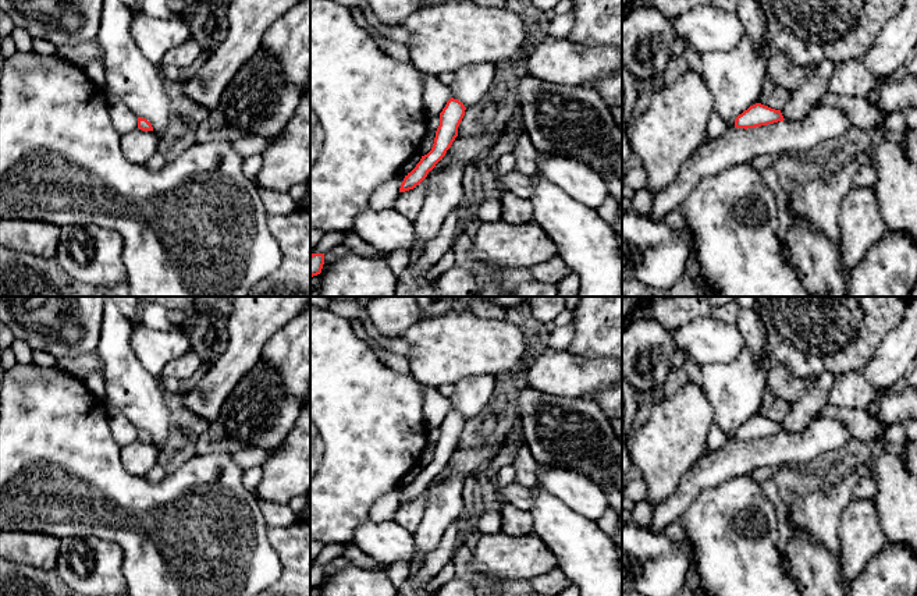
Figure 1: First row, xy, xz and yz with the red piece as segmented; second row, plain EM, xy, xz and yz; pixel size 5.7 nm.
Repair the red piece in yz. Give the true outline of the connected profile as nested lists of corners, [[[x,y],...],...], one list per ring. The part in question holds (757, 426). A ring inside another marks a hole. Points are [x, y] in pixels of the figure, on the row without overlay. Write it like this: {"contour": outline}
{"contour": [[[756,415],[736,429],[735,440],[756,440],[783,432],[785,430],[781,422],[771,421],[761,415]]]}

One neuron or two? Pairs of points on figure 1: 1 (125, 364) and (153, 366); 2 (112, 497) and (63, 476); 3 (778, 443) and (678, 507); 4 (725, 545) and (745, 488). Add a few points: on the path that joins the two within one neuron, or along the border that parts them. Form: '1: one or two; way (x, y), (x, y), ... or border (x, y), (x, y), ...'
1: two; border (130, 334), (132, 353), (157, 378)
2: one; way (99, 497), (75, 485)
3: one; way (752, 454), (736, 457), (713, 468), (700, 481)
4: one; way (725, 531), (728, 515), (740, 502)

